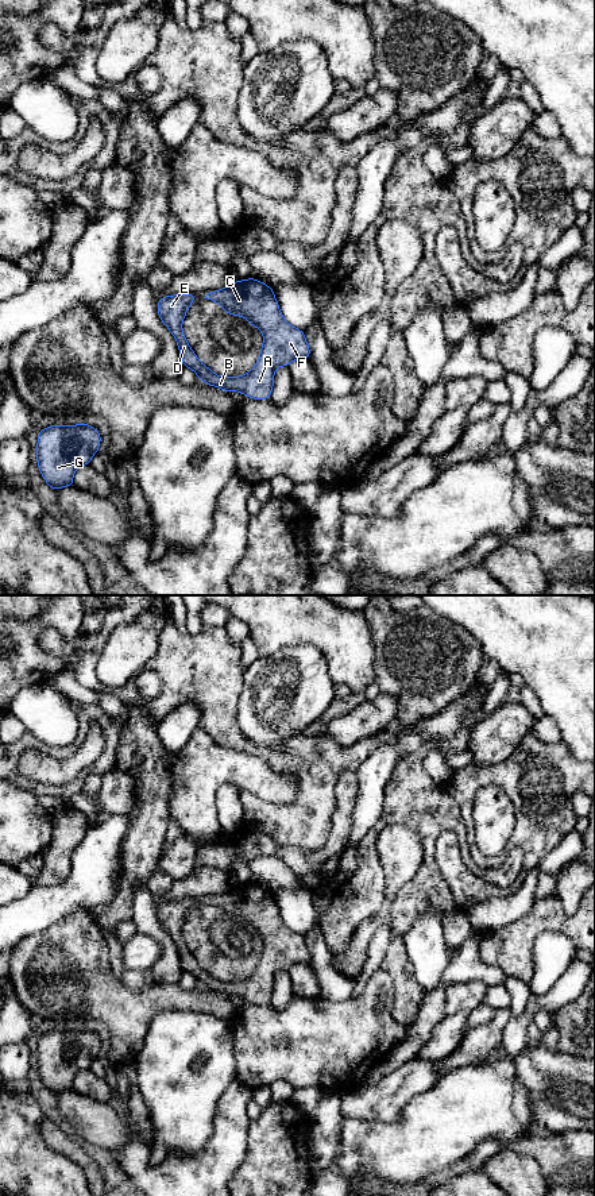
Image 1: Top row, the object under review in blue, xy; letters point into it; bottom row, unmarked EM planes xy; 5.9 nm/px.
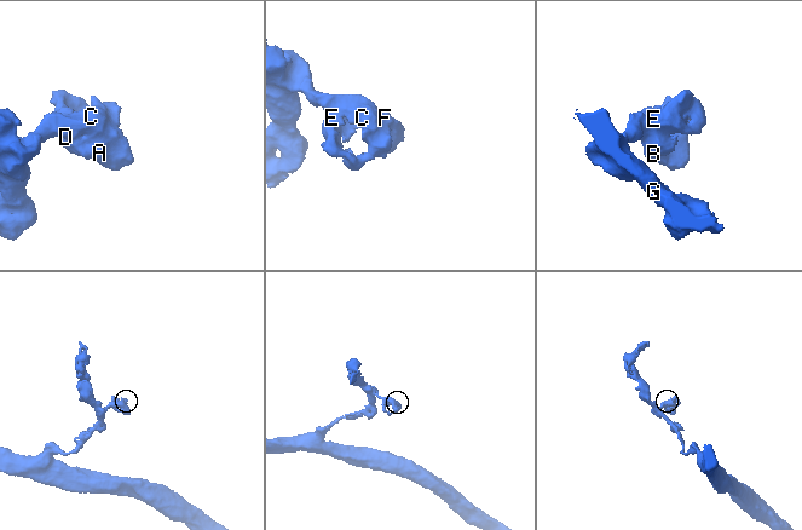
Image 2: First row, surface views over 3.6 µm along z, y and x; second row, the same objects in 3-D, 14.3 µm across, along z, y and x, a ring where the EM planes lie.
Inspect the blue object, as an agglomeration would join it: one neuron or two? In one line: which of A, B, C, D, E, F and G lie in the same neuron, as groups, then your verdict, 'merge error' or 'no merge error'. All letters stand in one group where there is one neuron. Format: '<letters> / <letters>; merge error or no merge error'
A B C D E F G; no merge error

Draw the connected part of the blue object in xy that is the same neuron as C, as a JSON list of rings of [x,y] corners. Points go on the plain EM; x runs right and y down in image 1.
[[[248,883],[243,886],[235,886],[227,892],[221,895],[213,895],[208,898],[204,903],[217,907],[224,917],[246,922],[251,931],[258,931],[263,938],[263,949],[259,958],[259,962],[255,971],[242,981],[220,981],[216,980],[209,972],[201,968],[197,960],[190,953],[183,937],[182,937],[182,926],[189,914],[189,910],[198,903],[196,899],[175,899],[175,900],[165,900],[159,906],[157,906],[158,919],[162,927],[167,931],[167,934],[175,942],[178,954],[182,961],[182,971],[192,973],[200,985],[213,991],[223,994],[225,996],[240,996],[252,1004],[268,1004],[271,1002],[273,991],[274,991],[274,977],[281,971],[287,971],[300,962],[310,964],[310,953],[305,944],[305,938],[302,934],[297,934],[290,930],[279,915],[279,908],[274,900],[274,894],[264,890],[256,883]]]

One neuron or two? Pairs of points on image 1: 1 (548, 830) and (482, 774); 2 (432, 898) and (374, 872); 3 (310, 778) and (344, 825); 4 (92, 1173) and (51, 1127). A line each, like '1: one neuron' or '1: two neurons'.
1: one neuron
2: one neuron
3: two neurons
4: one neuron

